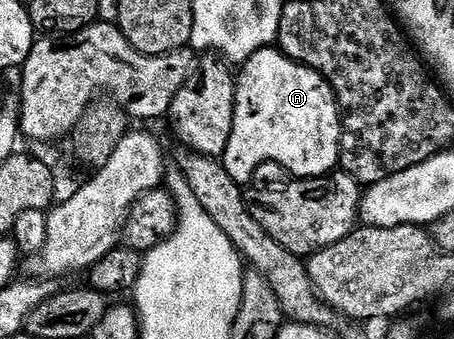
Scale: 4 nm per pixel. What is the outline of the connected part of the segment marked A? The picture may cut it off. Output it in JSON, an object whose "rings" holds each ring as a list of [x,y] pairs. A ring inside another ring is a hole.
{"rings":[[[270,47],[268,49],[261,49],[255,55],[251,55],[240,66],[239,72],[235,77],[235,84],[237,86],[237,94],[235,95],[235,103],[233,104],[233,130],[231,131],[231,139],[225,148],[225,155],[223,164],[225,170],[231,175],[231,179],[235,179],[238,185],[245,187],[250,184],[249,181],[253,177],[253,172],[256,171],[260,165],[265,165],[270,161],[273,165],[282,165],[287,172],[293,173],[294,178],[304,179],[306,177],[324,177],[338,168],[341,159],[341,110],[337,104],[337,96],[333,94],[333,89],[329,82],[321,76],[320,73],[313,69],[308,69],[305,65],[293,61],[290,57],[286,57],[281,52],[280,48]]]}

